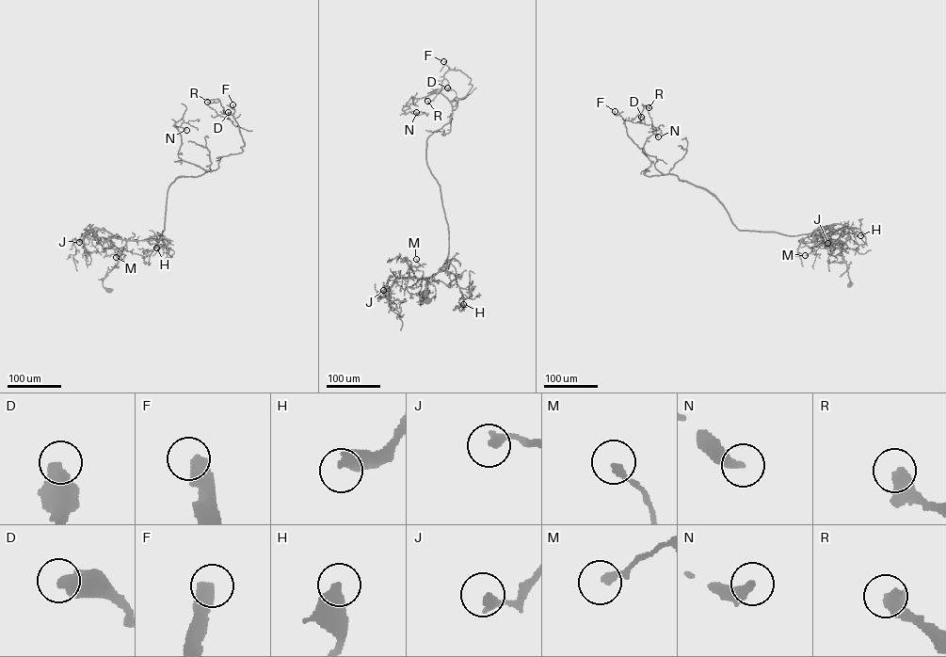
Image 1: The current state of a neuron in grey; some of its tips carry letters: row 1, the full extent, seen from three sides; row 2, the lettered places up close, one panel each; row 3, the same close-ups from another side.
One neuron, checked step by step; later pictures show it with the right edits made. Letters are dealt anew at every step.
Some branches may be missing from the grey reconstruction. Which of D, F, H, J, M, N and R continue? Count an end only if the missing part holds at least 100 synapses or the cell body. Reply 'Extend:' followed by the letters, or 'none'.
Extend: F

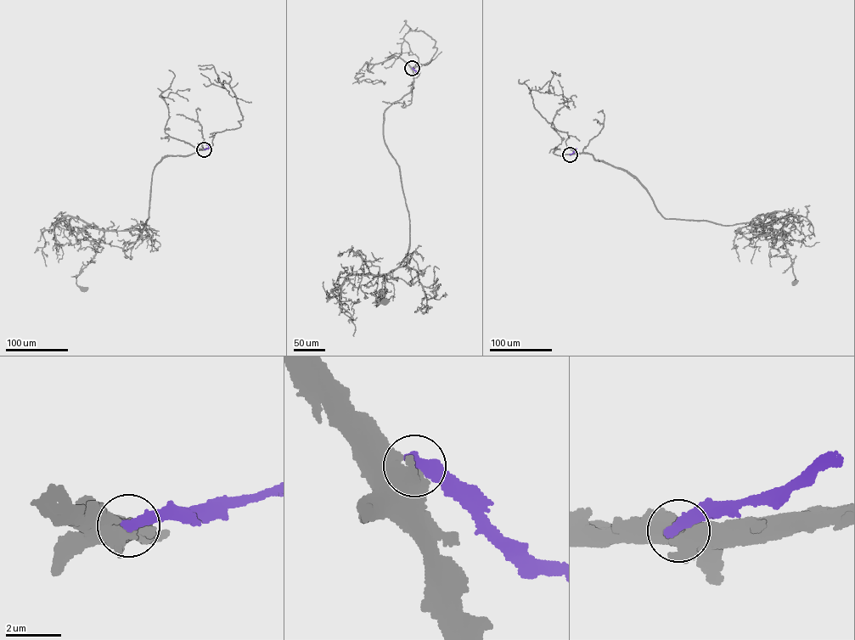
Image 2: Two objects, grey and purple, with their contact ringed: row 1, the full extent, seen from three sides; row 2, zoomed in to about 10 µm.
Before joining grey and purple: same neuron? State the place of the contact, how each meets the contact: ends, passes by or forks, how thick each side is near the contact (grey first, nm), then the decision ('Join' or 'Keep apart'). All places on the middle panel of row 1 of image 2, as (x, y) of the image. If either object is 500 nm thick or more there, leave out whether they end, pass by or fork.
Place: (412, 68). Thickness 800 nm (grey) against 460 nm. Keep apart

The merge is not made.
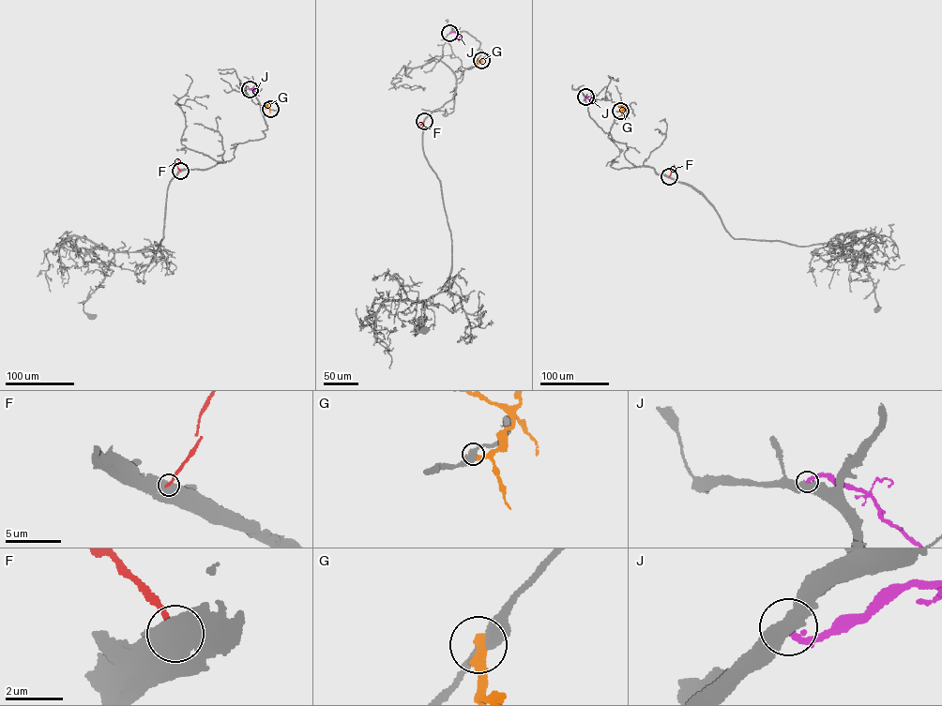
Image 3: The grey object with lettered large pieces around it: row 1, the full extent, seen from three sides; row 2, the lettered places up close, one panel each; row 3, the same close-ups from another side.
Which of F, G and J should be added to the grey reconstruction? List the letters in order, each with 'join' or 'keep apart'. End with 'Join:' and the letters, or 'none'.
F: keep apart
G: keep apart
J: keep apart
Join: none

